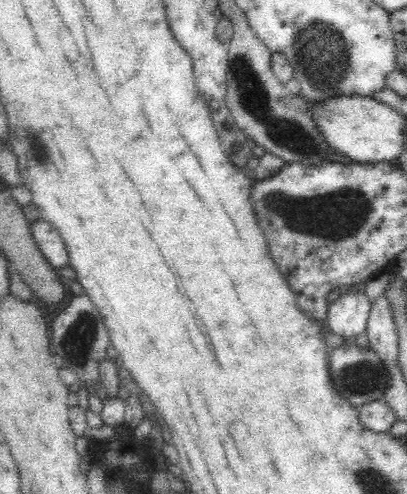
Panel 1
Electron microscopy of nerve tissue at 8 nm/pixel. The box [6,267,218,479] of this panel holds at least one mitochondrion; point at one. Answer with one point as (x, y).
(80, 334)

